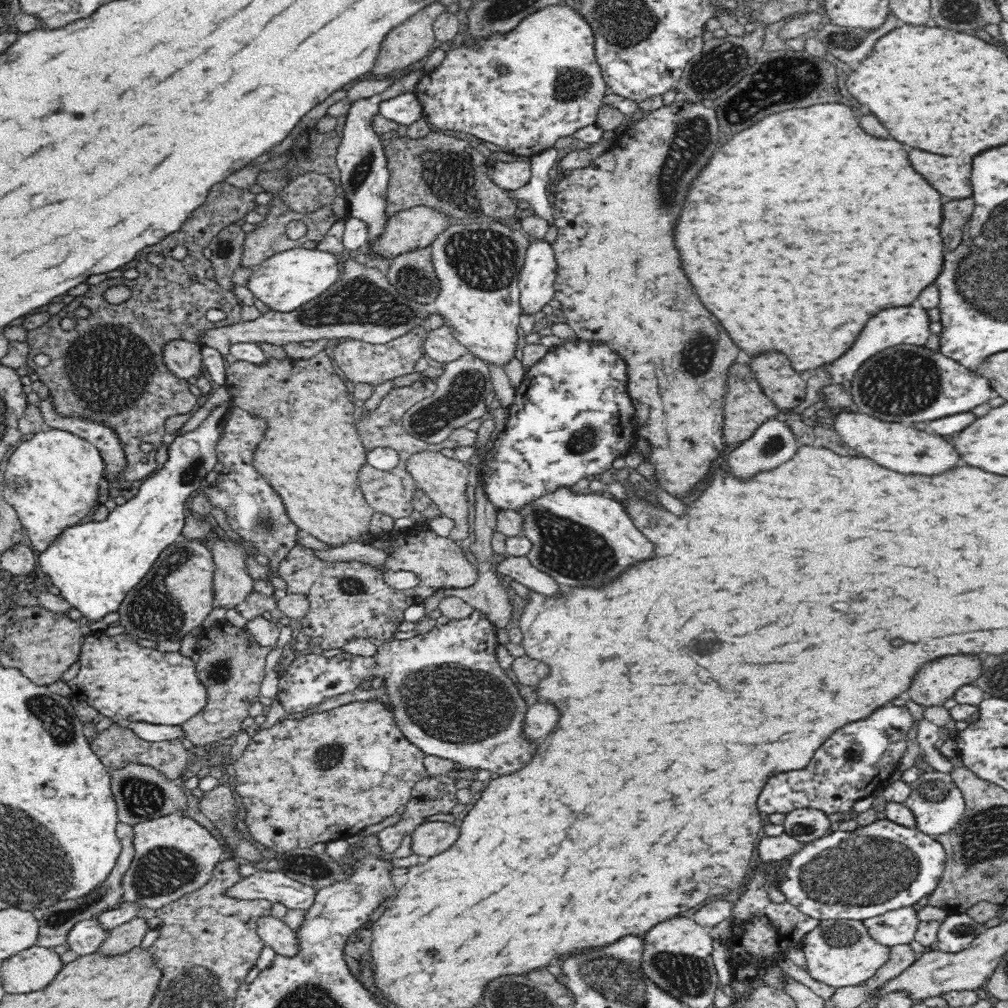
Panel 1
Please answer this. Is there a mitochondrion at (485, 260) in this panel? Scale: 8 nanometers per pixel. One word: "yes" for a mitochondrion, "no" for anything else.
yes

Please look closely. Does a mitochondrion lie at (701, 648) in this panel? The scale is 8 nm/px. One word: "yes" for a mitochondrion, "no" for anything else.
no

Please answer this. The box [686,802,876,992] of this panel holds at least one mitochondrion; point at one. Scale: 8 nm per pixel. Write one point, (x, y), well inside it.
(837, 936)

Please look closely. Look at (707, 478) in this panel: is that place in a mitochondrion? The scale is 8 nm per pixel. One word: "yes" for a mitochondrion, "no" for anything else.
no

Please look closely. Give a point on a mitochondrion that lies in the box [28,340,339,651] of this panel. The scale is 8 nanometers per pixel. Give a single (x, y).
(154, 611)

